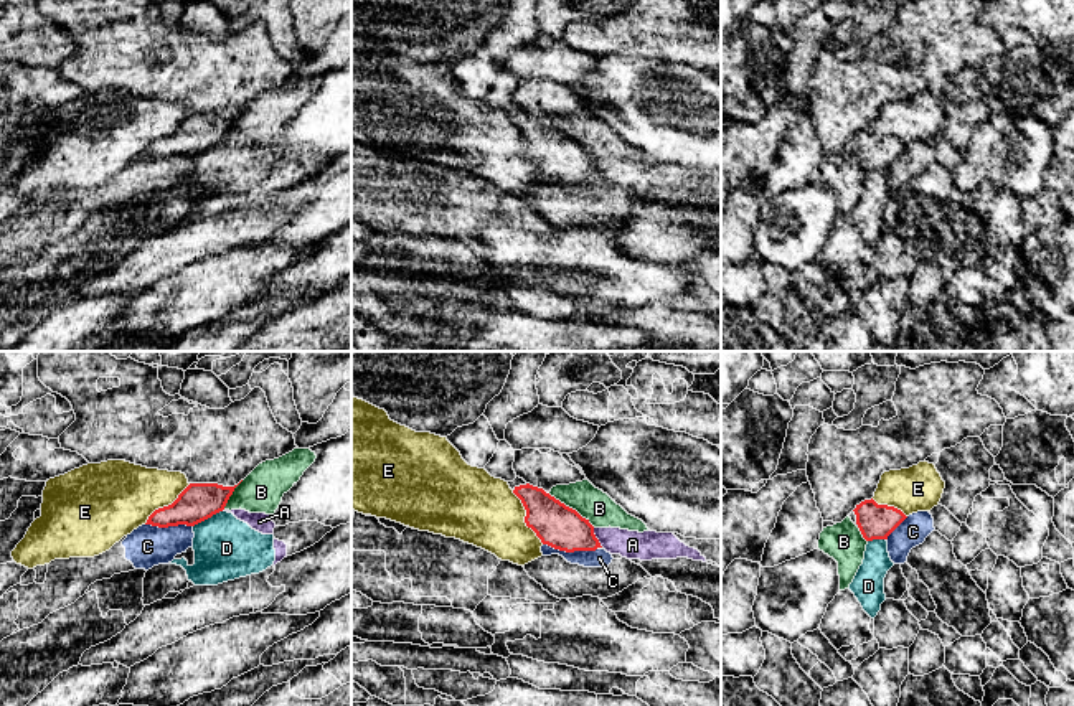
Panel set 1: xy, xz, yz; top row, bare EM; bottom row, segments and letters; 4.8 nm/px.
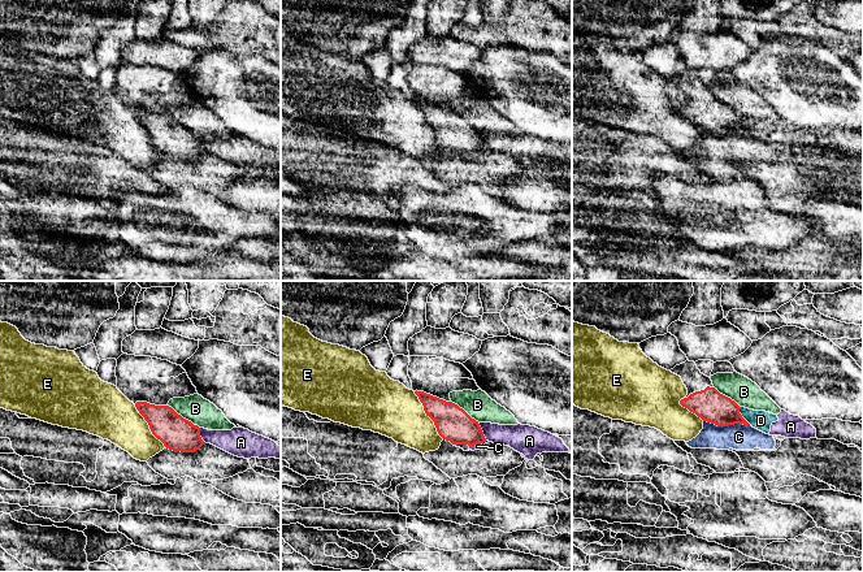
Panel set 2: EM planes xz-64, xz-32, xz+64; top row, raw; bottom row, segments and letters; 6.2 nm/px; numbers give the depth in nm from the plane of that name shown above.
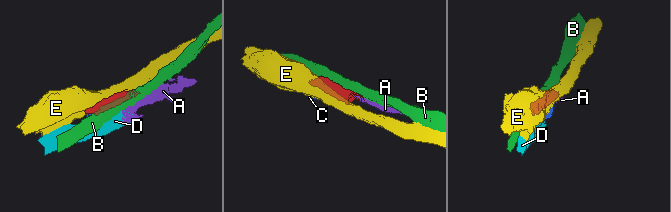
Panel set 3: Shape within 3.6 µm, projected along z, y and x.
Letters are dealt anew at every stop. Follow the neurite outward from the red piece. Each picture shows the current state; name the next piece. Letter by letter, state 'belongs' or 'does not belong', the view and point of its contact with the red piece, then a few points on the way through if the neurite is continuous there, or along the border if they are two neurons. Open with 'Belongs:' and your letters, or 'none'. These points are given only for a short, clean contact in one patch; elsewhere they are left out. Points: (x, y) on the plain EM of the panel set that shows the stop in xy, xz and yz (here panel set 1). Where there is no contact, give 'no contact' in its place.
Belongs: none
A: does not belong | xz (596, 169) | along xz (593, 159), (602, 177)
B: does not belong | xz (571, 139) | along xz (548, 124), (574, 139), (594, 157)
C: does not belong | xz (569, 182)
D: does not belong | xy (207, 149) | along xy (221, 141), (193, 157)
E: does not belong | xz (525, 147)

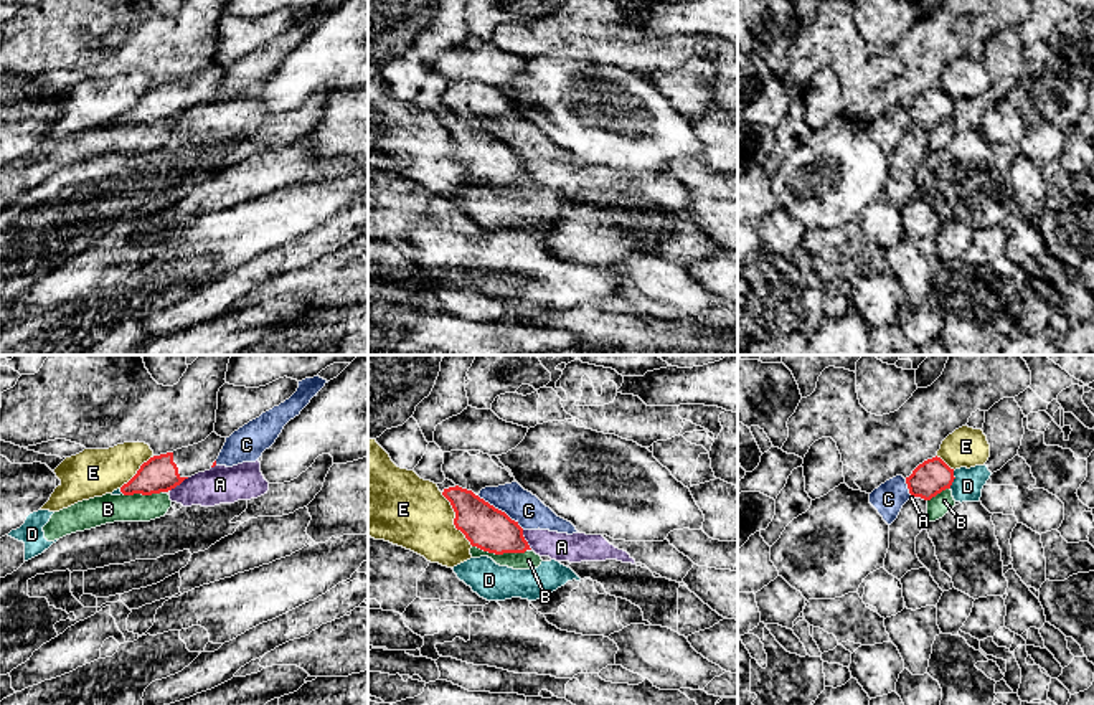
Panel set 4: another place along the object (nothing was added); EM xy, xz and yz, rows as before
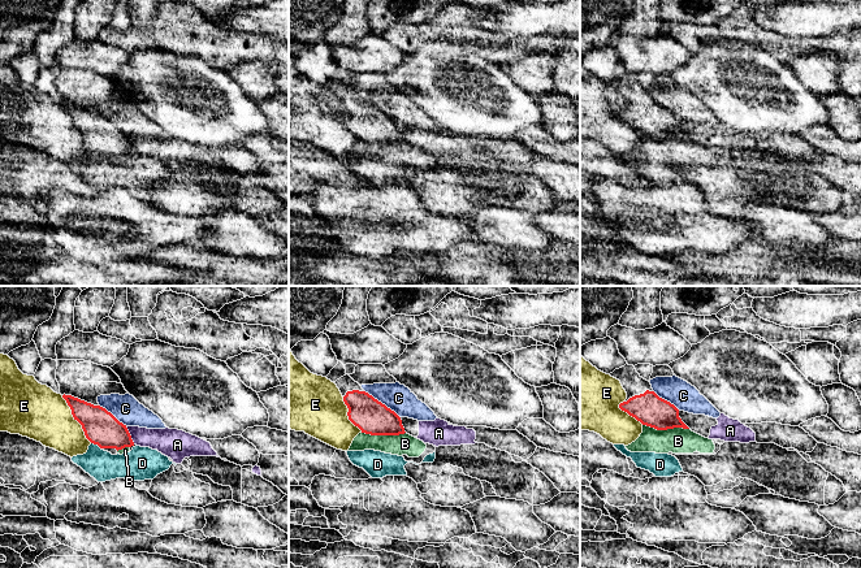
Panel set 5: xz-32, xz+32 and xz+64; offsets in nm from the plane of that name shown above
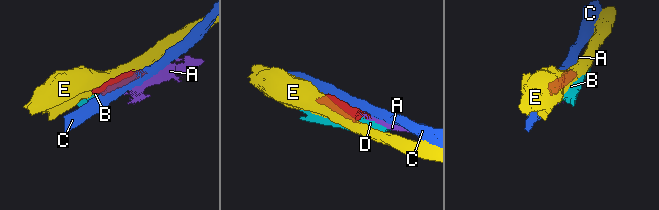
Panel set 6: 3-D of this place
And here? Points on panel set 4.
Belongs: none
A: does not belong | xz (525, 170) | along xz (522, 160), (532, 179)
B: does not belong | xz (499, 184)
C: does not belong | xz (500, 141) | along xz (477, 126), (504, 141), (523, 159)
D: does not belong | yz (954, 108) | along yz (954, 101), (954, 111), (949, 118)
E: does not belong | xz (454, 149)

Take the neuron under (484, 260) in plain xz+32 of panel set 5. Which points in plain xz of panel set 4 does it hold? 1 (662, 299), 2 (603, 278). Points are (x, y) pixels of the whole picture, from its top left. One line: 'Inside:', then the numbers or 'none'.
Inside: 2

